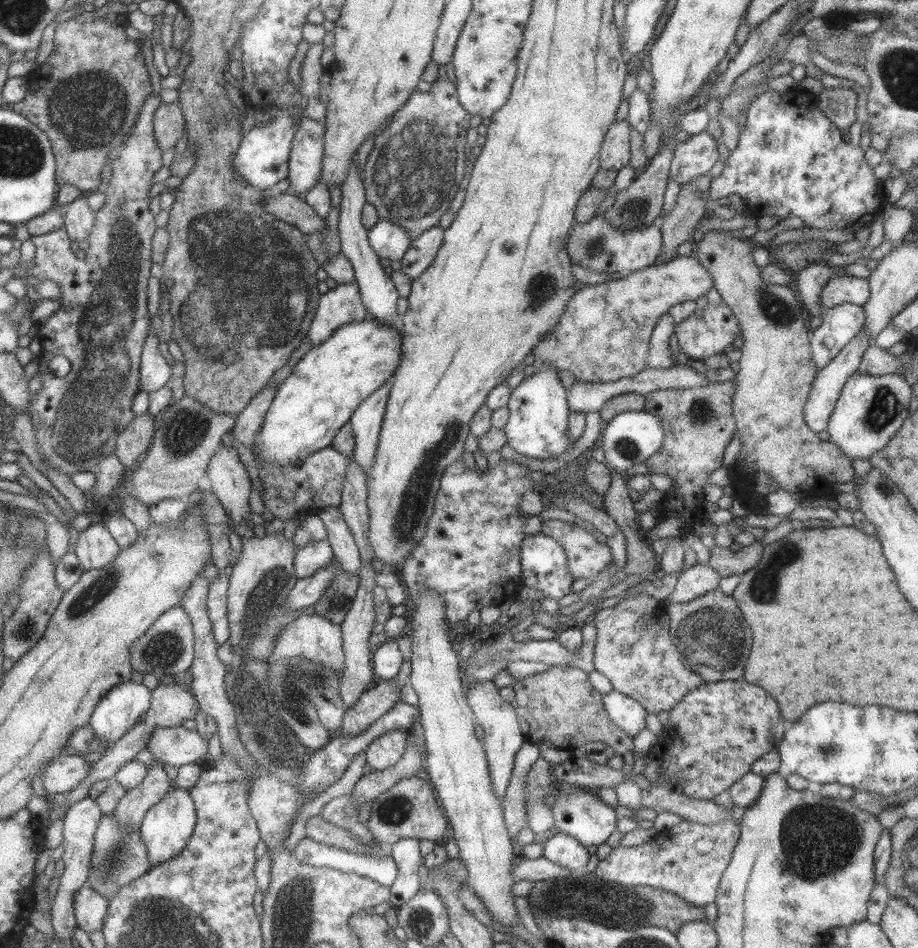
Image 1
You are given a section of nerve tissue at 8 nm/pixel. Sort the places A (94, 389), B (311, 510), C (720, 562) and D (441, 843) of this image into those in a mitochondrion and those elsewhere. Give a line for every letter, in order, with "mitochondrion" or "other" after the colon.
A: mitochondrion
B: other
C: other
D: other

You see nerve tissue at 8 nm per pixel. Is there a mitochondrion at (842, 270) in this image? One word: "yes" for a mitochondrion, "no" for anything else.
no

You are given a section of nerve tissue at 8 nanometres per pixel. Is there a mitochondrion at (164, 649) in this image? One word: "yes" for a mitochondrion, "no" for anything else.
yes

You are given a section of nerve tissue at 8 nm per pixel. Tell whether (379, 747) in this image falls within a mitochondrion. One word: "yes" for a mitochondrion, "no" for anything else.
no

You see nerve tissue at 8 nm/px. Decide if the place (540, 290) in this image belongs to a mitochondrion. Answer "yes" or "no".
yes

